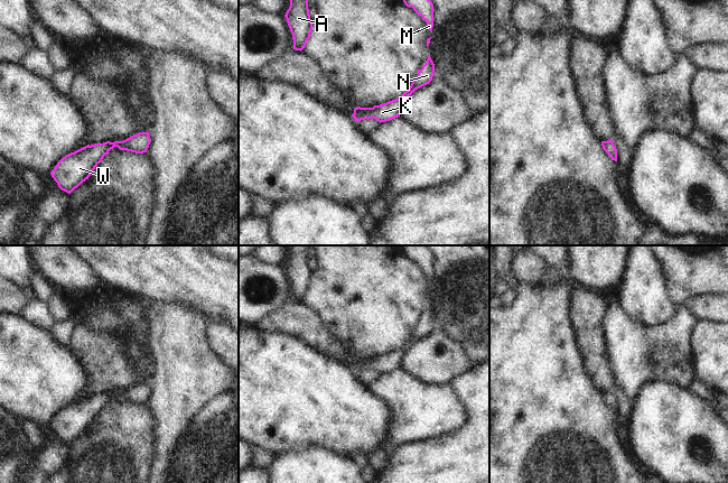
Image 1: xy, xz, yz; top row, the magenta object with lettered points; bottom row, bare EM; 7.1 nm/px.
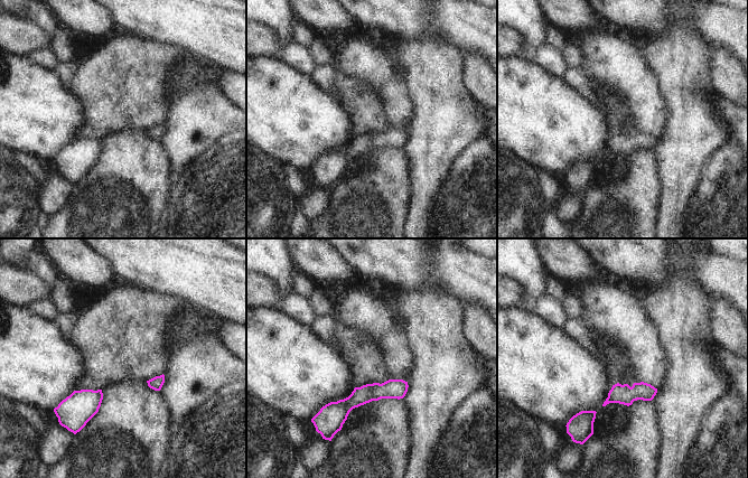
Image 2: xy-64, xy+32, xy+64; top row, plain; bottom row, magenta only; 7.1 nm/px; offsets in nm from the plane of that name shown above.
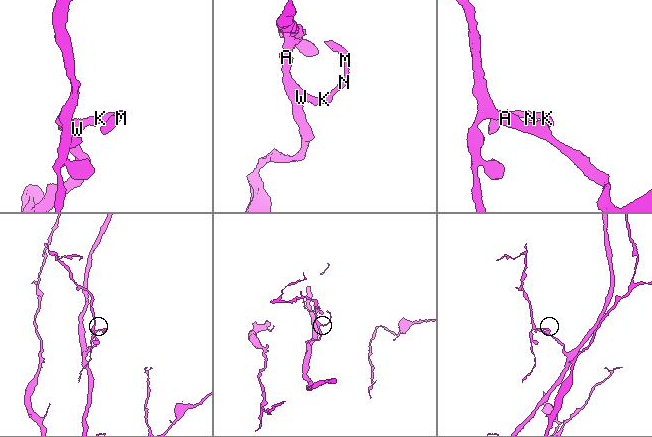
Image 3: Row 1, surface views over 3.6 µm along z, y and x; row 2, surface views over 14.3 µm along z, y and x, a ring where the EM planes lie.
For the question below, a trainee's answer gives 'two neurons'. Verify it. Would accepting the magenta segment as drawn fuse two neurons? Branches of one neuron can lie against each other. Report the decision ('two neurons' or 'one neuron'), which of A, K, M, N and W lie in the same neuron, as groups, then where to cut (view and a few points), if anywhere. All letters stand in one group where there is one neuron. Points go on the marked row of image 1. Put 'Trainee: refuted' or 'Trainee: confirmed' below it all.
one neuron; groups A K M N W; cut none
Trainee: refuted

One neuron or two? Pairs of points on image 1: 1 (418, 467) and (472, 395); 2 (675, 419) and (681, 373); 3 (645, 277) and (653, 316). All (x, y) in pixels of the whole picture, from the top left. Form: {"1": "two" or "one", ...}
{"1": "one", "2": "two", "3": "one"}

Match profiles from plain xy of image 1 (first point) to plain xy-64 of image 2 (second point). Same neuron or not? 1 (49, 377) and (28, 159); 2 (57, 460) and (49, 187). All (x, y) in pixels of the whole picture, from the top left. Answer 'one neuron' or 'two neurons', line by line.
1: two neurons
2: one neuron

